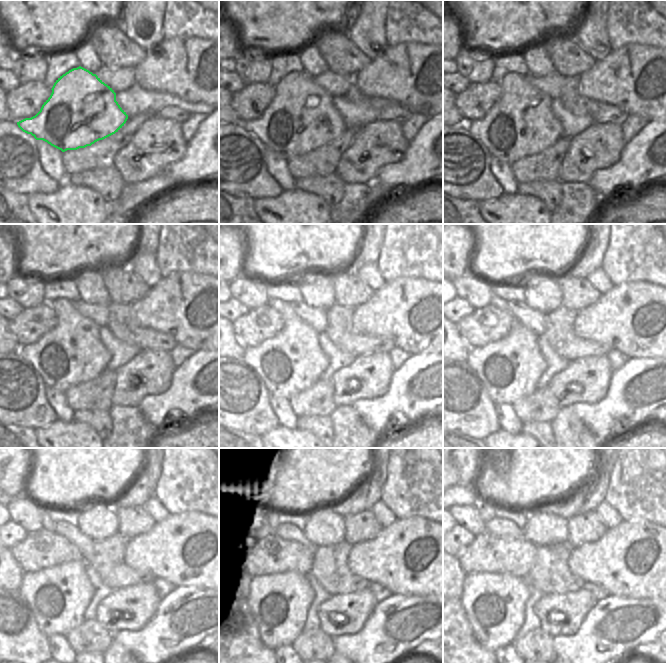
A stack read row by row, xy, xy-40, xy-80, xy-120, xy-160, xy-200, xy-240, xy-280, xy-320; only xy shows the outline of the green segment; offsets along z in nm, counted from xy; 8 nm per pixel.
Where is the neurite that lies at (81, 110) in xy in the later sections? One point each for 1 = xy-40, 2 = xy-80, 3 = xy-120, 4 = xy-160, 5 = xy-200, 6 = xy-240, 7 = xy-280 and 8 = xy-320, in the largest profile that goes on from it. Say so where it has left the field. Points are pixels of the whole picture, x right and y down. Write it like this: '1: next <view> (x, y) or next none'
1: next xy-40 (301, 118)
2: next xy-80 (521, 123)
3: next xy-120 (72, 353)
4: next xy-160 (292, 361)
5: next xy-200 (510, 368)
6: next xy-240 (58, 597)
7: next xy-280 (278, 603)
8: next xy-320 (494, 604)

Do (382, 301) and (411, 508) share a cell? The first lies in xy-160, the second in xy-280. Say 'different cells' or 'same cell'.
different cells

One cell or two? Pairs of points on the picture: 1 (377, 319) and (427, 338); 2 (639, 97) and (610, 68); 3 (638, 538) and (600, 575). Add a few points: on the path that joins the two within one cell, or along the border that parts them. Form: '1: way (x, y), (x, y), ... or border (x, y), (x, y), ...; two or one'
1: way (389, 319), (401, 319), (415, 332); one
2: way (632, 90), (617, 75); one
3: way (629, 545), (610, 565); one

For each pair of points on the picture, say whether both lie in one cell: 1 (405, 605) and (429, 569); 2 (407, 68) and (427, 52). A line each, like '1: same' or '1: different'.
1: different
2: same

